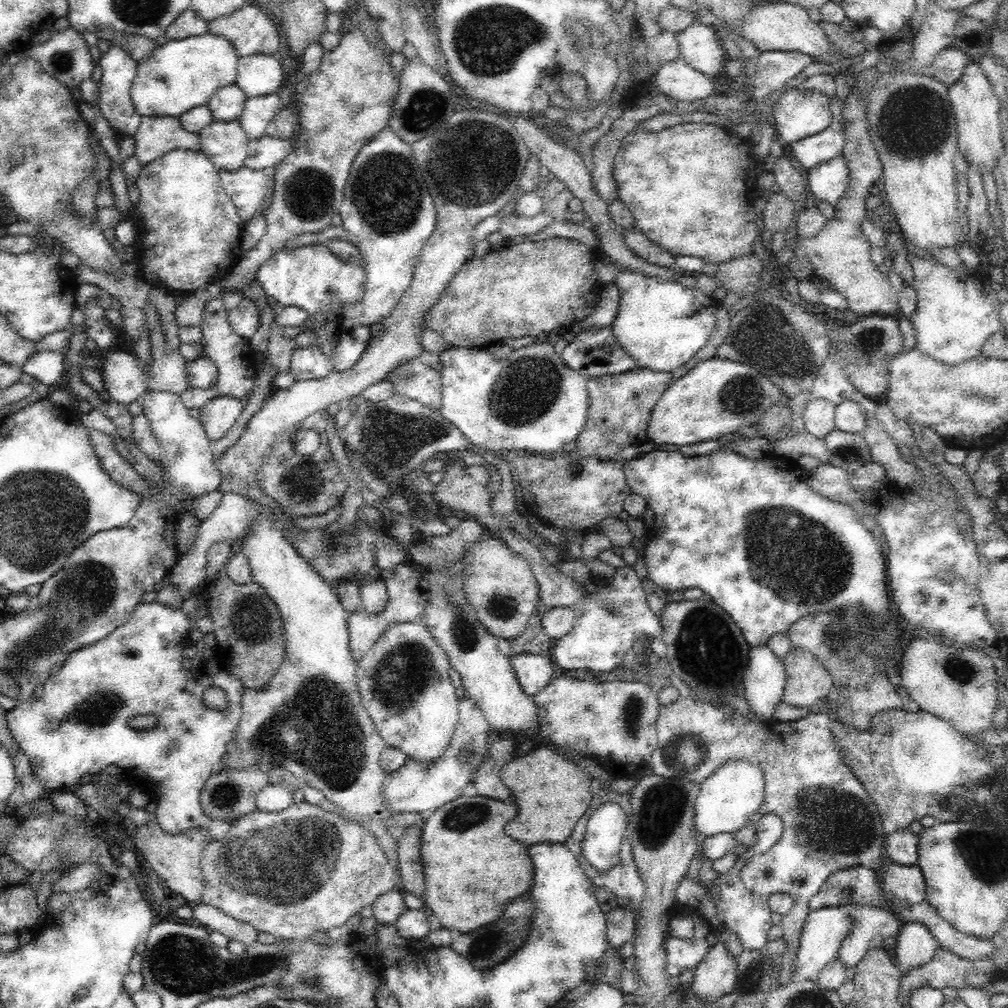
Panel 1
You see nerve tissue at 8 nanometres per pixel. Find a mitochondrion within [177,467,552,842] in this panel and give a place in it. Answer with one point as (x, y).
(265, 741)

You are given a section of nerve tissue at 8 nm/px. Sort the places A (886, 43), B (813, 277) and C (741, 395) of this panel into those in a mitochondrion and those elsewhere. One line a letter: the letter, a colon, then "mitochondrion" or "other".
A: other
B: other
C: mitochondrion

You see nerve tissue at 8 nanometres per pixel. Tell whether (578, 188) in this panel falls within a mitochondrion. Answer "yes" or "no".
no

